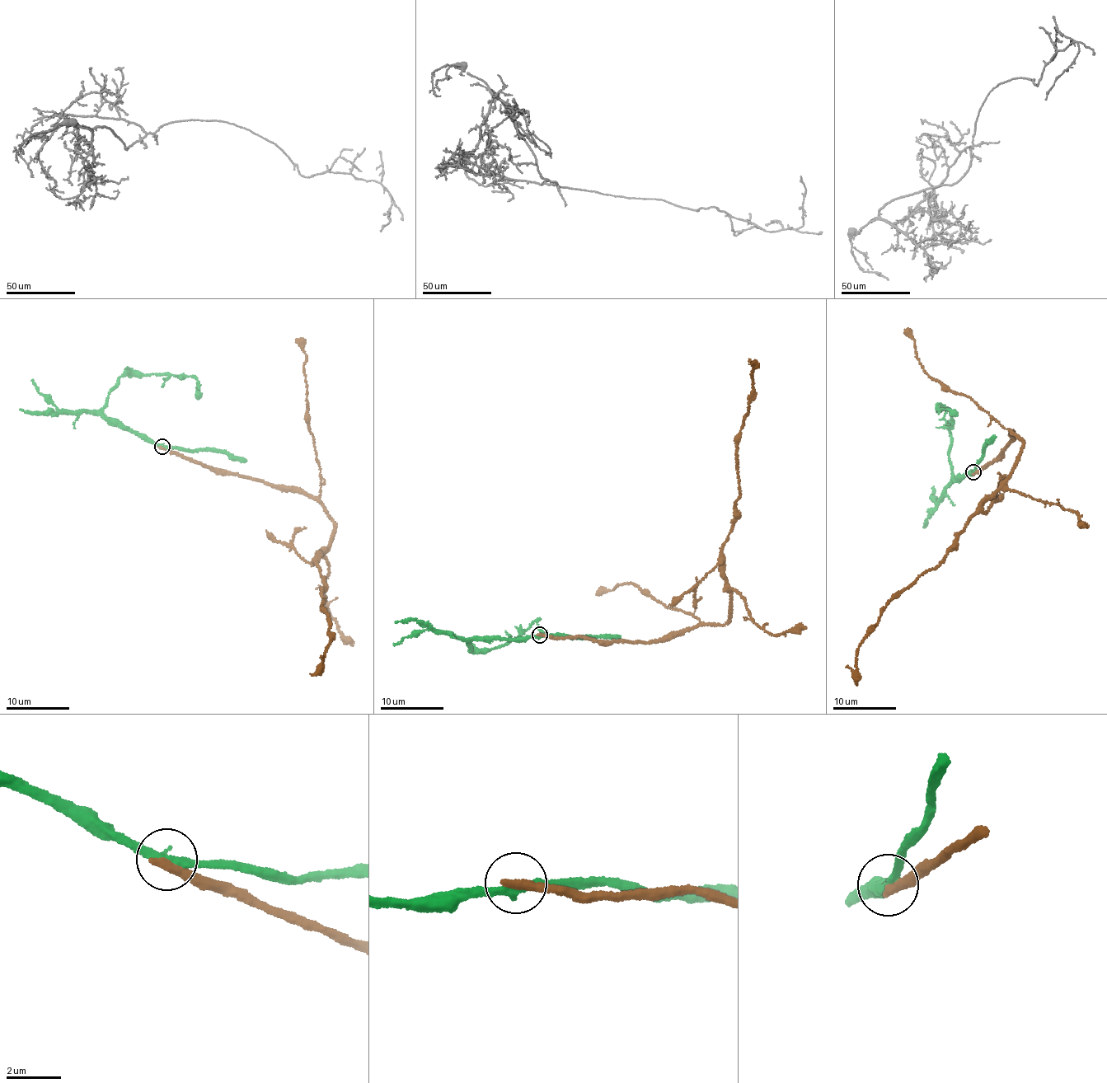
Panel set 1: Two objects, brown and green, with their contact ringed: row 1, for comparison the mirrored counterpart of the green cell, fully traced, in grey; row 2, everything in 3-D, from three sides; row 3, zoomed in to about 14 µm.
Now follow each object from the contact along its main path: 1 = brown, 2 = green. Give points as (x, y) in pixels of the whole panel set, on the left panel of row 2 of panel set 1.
1: (162, 447), (201, 465), (316, 499), (333, 522), (330, 548), (316, 564), (331, 639), (323, 665), (310, 673)
2: (162, 447), (120, 428), (103, 412), (110, 390), (127, 375), (190, 376), (197, 379), (199, 399)

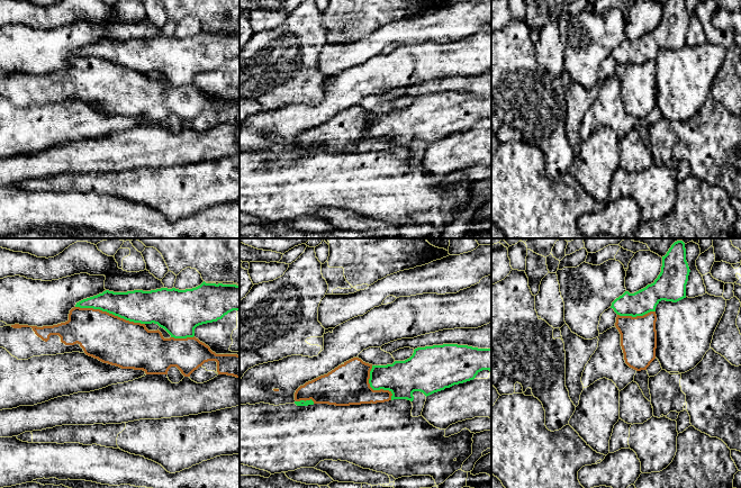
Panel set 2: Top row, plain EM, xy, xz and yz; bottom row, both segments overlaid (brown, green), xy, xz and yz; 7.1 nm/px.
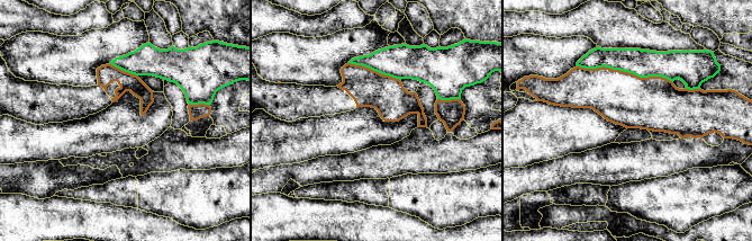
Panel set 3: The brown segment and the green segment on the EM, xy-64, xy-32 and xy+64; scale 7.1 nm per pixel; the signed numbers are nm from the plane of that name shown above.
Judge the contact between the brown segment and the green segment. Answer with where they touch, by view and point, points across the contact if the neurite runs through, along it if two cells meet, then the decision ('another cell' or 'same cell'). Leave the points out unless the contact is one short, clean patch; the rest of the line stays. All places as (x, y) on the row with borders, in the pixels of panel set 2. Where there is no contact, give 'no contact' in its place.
meets brown in xy at (110, 314); another cell

